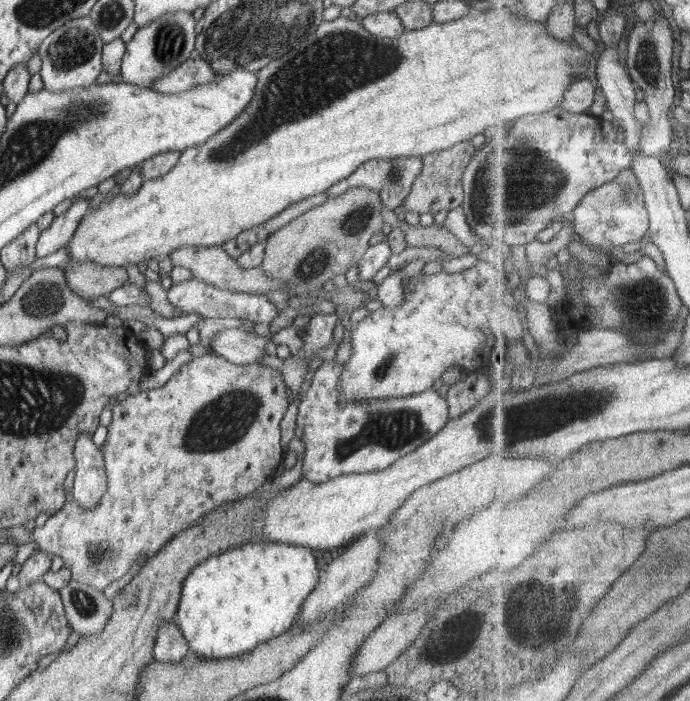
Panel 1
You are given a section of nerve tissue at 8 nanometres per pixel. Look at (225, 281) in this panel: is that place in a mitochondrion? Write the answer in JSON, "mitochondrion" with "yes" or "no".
{"mitochondrion":"no"}

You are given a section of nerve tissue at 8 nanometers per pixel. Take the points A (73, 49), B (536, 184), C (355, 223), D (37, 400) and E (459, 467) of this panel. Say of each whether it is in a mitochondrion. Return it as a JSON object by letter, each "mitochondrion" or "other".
{"A":"mitochondrion","B":"mitochondrion","C":"mitochondrion","D":"mitochondrion","E":"other"}

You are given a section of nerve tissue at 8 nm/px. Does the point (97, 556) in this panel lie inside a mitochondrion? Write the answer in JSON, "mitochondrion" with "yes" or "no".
{"mitochondrion":"yes"}

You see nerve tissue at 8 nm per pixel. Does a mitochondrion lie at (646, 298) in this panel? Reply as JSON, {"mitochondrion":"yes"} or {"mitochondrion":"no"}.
{"mitochondrion":"yes"}

